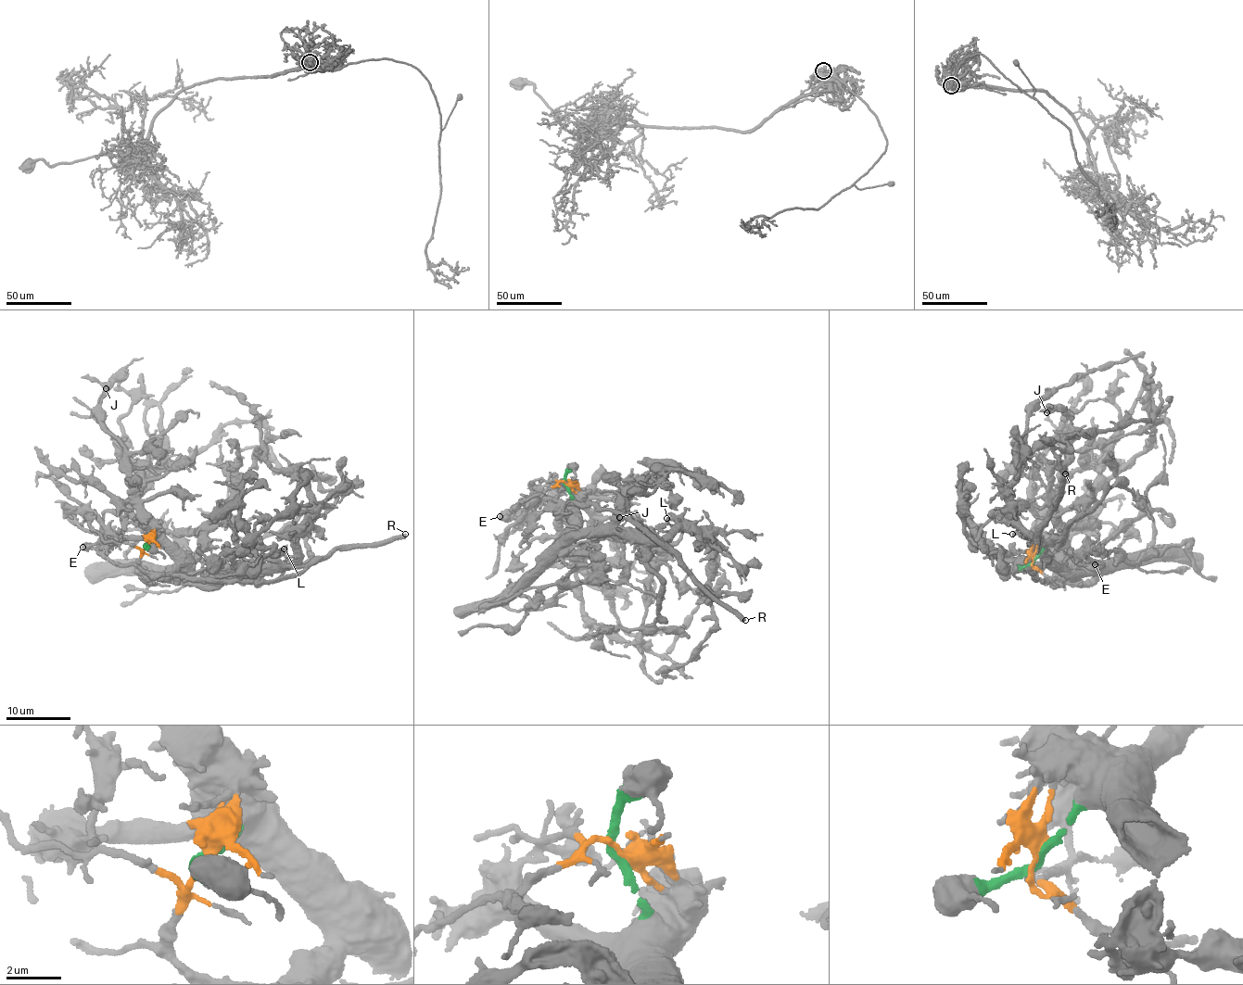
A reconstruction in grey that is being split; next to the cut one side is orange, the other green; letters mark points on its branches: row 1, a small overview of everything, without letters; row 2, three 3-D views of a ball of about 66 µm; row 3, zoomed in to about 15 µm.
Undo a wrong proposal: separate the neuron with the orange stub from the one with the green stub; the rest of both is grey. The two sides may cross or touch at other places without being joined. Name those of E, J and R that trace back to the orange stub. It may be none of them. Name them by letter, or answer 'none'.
E, R

